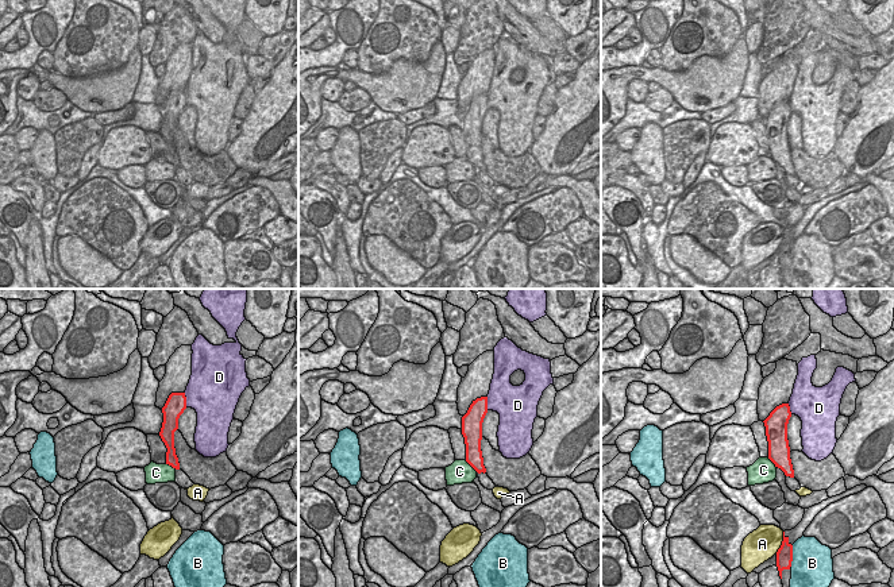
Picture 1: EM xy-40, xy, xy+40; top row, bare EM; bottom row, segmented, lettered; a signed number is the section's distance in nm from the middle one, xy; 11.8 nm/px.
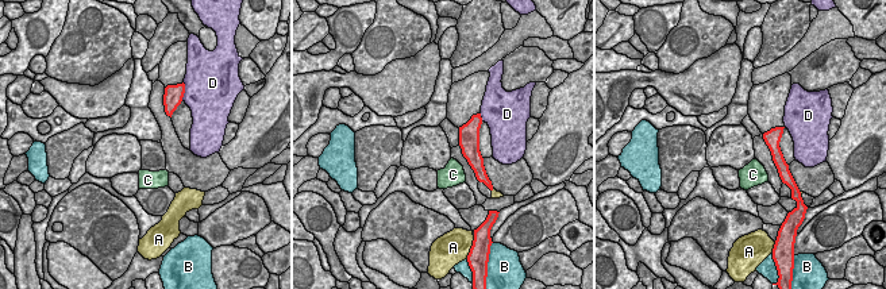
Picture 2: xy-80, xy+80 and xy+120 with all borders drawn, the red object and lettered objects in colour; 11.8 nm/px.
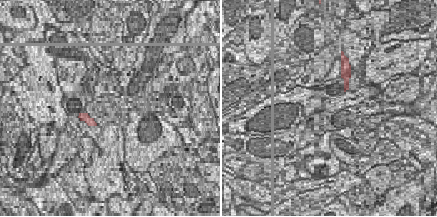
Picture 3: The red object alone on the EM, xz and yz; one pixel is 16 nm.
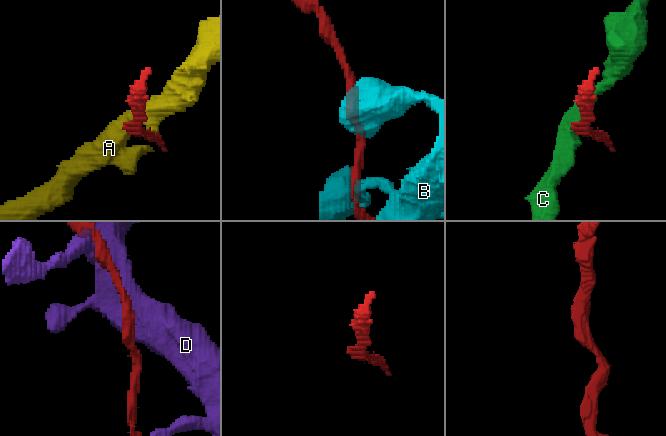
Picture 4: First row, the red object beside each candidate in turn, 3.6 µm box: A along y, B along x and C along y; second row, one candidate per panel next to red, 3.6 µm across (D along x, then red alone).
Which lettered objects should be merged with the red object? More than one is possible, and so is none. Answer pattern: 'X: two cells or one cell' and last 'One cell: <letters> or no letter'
A: two cells
B: two cells
C: two cells
D: two cells
One cell: no letter

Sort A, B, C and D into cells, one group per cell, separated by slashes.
A / B / C / D

